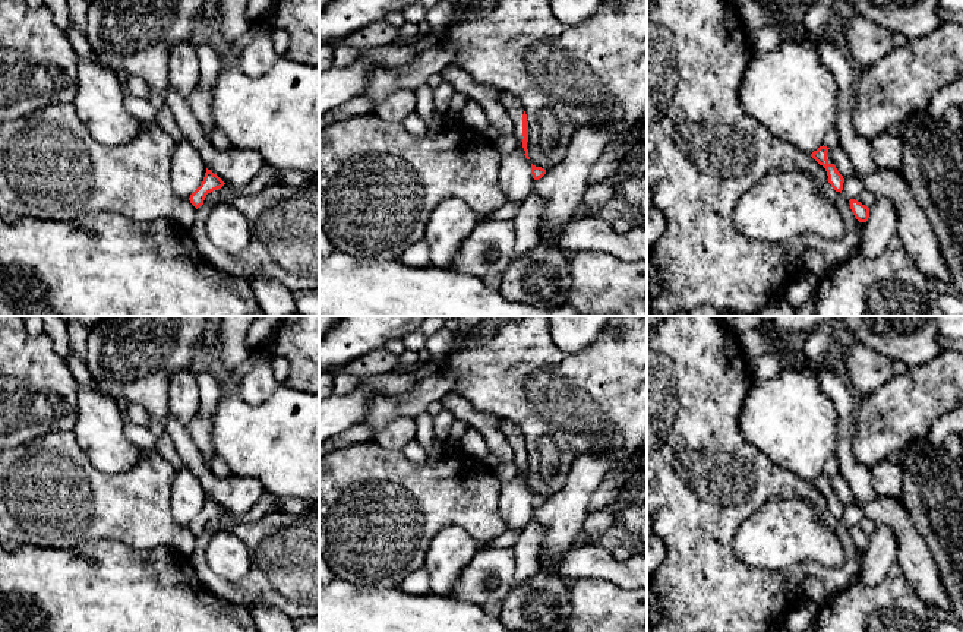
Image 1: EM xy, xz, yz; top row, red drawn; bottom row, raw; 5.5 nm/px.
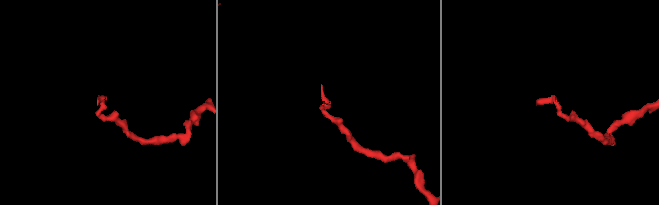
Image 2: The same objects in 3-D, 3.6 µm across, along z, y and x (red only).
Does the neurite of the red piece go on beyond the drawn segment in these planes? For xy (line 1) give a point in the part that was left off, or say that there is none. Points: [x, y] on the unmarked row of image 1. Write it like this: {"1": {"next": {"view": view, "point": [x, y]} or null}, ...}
{"1": {"next": null}}

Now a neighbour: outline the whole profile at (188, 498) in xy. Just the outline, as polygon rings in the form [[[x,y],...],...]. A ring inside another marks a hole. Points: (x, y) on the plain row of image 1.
[[[183,467],[176,473],[170,508],[174,521],[184,528],[201,514],[206,500],[206,494],[201,480],[187,468]]]

